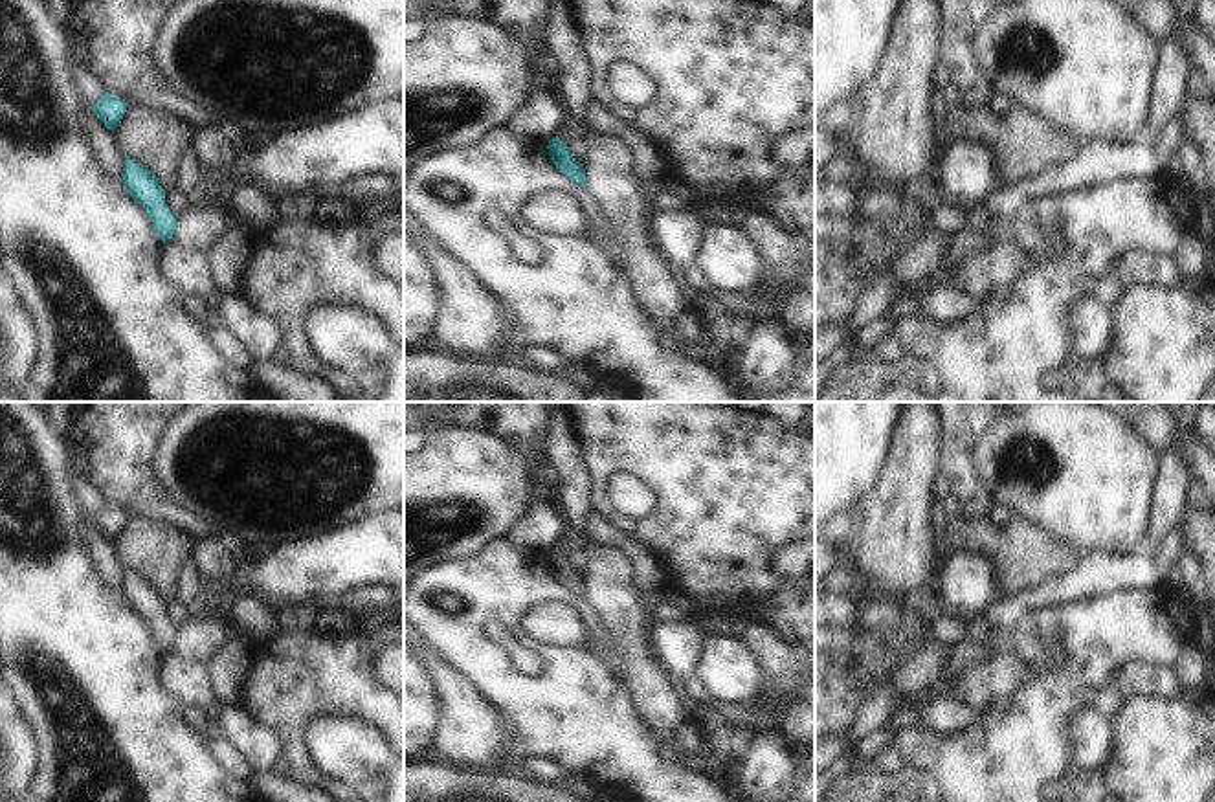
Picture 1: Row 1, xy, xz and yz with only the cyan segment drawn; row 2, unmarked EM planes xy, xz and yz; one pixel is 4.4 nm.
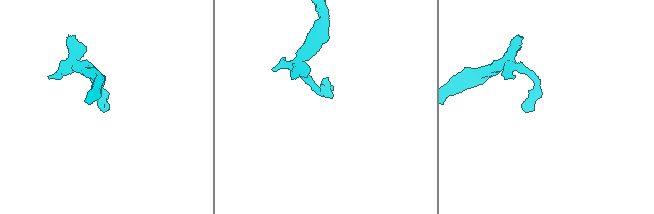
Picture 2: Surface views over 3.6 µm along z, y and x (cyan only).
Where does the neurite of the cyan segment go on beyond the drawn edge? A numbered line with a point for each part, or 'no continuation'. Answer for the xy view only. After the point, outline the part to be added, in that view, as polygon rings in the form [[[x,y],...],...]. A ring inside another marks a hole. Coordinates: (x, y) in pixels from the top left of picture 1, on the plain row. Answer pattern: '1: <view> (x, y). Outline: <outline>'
no continuation

